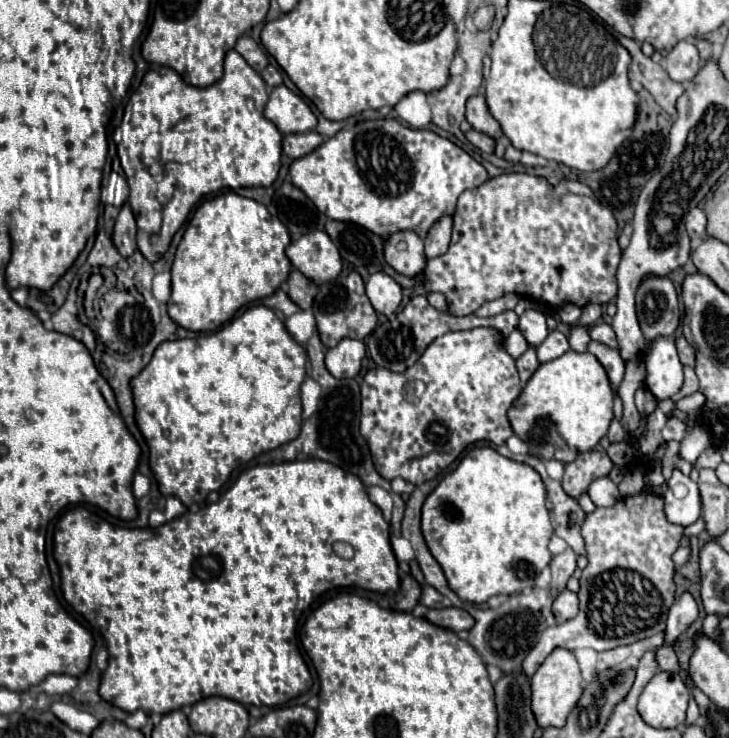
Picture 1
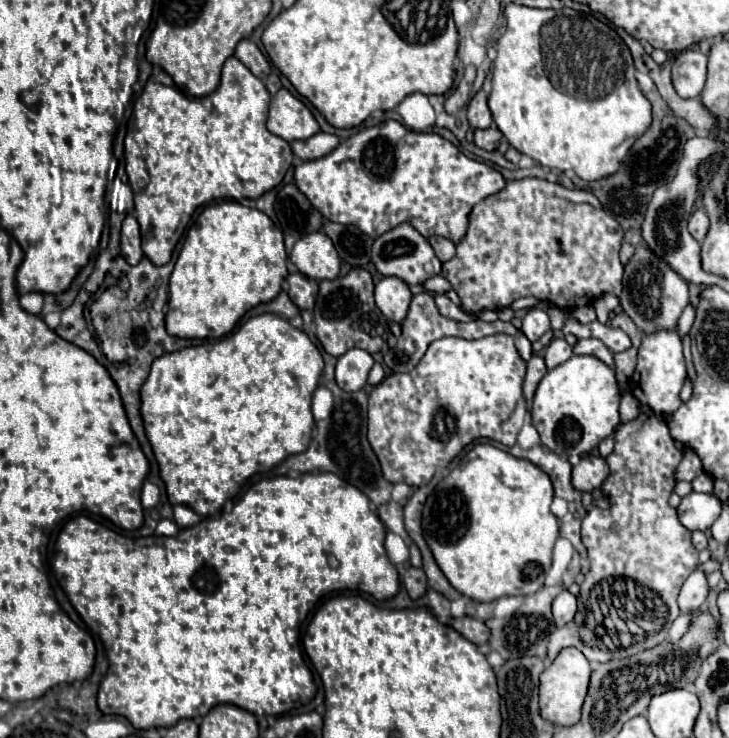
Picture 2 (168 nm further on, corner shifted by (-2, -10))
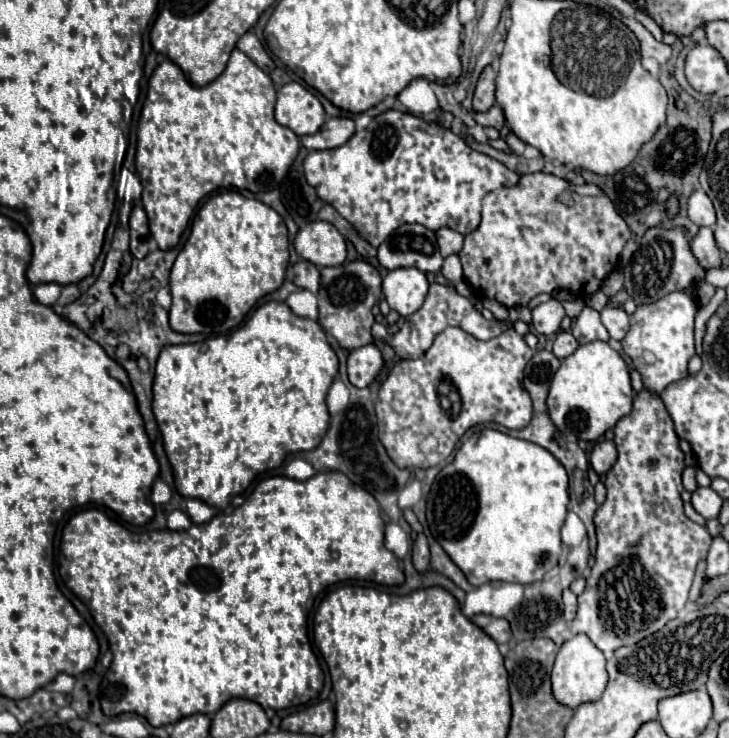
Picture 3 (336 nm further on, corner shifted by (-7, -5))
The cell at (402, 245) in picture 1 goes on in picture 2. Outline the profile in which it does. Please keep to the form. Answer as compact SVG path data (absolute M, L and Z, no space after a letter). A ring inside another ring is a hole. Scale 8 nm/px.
M399 225L377 237L373 243L371 259L381 275L399 277L407 285L421 285L425 279L439 275L441 271L441 261L435 257L429 241L423 235L419 235L419 231L415 231L411 225Z

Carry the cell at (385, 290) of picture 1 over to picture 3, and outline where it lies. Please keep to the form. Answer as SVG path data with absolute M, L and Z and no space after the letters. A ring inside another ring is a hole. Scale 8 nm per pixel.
M396 268L383 278L382 294L392 310L408 316L422 306L428 294L426 274L418 268Z

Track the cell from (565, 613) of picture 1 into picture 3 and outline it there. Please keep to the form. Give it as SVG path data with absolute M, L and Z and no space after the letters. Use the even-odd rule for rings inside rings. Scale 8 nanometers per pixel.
M564 590L564 618L566 618L566 622L572 622L574 620L576 608L578 608L576 594L572 590Z

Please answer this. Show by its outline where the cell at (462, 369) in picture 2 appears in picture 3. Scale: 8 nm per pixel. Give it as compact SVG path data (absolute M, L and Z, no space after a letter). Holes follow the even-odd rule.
M446 328L444 332L440 332L436 338L434 338L434 344L426 350L426 354L418 360L400 360L394 364L394 368L390 370L386 382L380 386L378 390L378 398L376 398L376 416L378 416L378 438L380 442L384 444L388 456L396 462L396 466L400 468L432 468L432 466L438 466L440 462L444 462L456 442L460 440L460 436L470 428L470 426L476 426L476 424L482 424L482 422L498 422L510 430L518 430L518 428L524 428L530 424L532 420L532 400L528 398L528 390L524 390L522 386L522 378L524 378L524 366L528 364L528 360L534 356L534 350L528 348L528 344L524 342L524 338L520 334L516 334L514 328L508 328L506 332L502 332L500 336L492 338L492 340L476 340L472 334L464 332L462 328Z

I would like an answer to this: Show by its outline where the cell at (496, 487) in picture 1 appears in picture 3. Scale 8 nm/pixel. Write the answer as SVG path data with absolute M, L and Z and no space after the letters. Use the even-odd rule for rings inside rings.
M484 428L478 438L466 440L454 460L440 470L428 496L428 526L446 554L460 566L468 582L482 586L494 580L532 584L550 572L562 554L560 528L568 512L568 474L542 446Z

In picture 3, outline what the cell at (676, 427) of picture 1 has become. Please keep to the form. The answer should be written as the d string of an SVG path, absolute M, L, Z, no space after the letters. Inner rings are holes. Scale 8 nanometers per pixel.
M642 388L634 398L634 408L614 426L614 442L618 448L618 462L606 474L606 502L598 508L594 524L598 536L596 562L586 580L586 590L578 596L578 614L570 624L574 634L584 632L602 650L610 652L620 646L634 646L642 638L660 630L666 622L676 618L688 600L688 590L694 578L696 564L706 558L712 536L684 514L682 506L682 470L684 454L674 432L672 418L664 410L660 396Z

